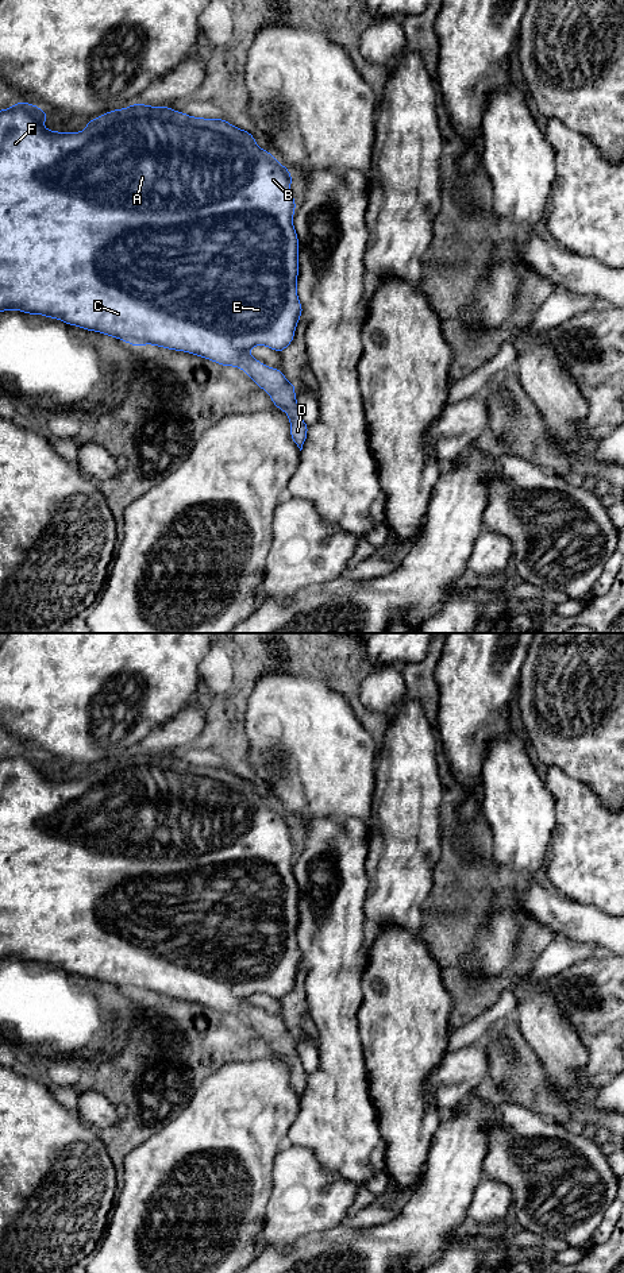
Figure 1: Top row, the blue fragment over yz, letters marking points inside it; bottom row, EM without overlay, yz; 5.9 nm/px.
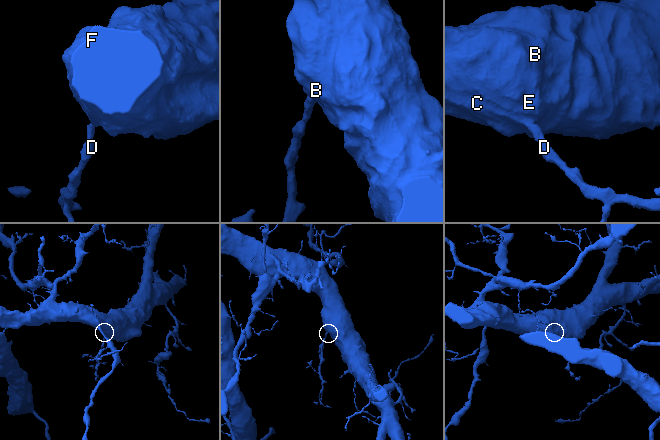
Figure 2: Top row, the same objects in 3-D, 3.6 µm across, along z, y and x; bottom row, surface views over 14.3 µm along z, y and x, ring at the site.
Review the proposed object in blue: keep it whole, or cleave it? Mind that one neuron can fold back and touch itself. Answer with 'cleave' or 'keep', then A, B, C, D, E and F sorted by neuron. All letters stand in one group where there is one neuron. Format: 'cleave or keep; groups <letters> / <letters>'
keep; groups A B C D E F

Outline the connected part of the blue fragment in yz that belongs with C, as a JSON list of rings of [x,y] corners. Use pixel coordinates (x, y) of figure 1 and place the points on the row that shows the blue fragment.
[[[19,101],[0,111],[0,312],[20,310],[42,315],[100,332],[135,347],[145,344],[189,352],[222,366],[243,370],[285,412],[290,423],[290,439],[303,450],[308,425],[294,397],[296,385],[286,381],[280,369],[253,358],[249,351],[265,346],[282,352],[294,337],[303,305],[297,296],[298,236],[293,225],[296,201],[290,192],[292,174],[267,150],[261,148],[254,135],[230,124],[226,119],[193,117],[170,107],[135,103],[88,120],[80,132],[49,131],[42,126],[49,119],[38,105]]]

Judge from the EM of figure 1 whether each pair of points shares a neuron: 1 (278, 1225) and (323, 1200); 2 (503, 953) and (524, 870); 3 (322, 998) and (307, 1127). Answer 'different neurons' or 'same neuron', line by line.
1: same neuron
2: same neuron
3: same neuron

